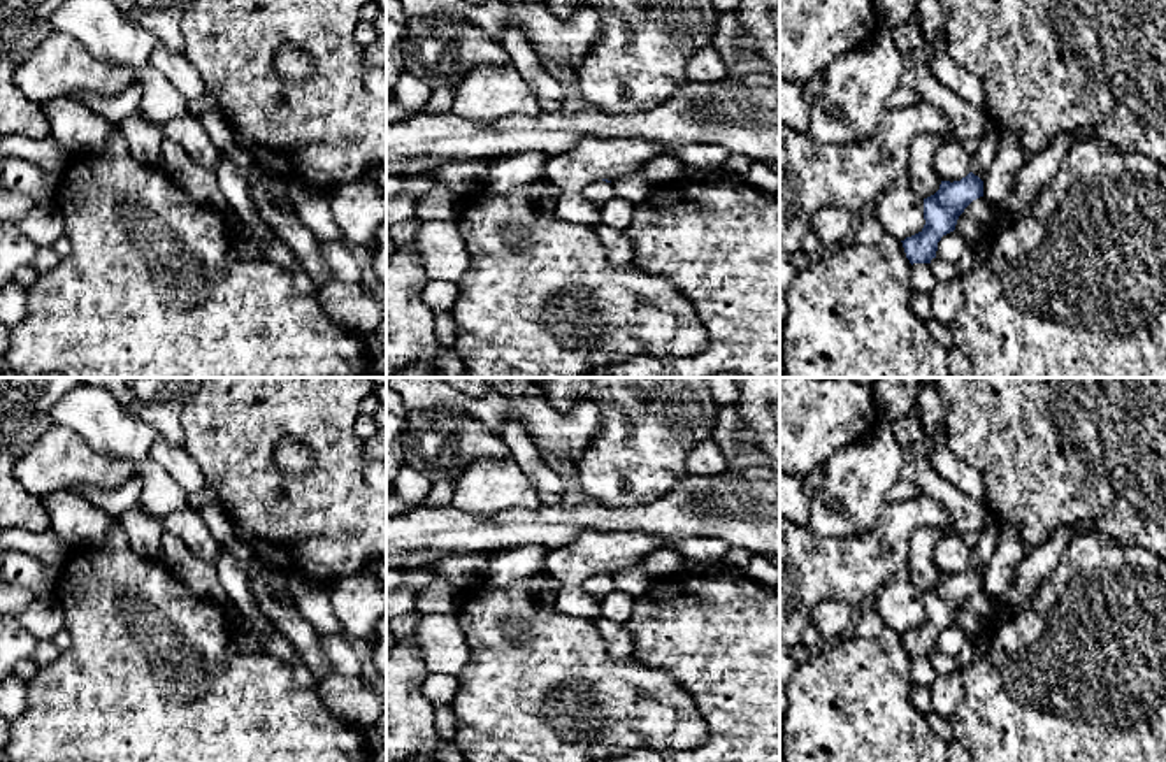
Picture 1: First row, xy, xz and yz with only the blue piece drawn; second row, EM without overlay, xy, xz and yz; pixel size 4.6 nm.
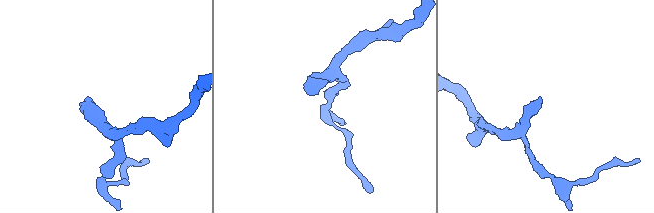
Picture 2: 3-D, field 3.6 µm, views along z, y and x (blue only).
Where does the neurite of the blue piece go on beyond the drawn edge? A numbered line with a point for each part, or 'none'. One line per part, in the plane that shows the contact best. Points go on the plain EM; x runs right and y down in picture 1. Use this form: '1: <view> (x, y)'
1: xz (601, 585)

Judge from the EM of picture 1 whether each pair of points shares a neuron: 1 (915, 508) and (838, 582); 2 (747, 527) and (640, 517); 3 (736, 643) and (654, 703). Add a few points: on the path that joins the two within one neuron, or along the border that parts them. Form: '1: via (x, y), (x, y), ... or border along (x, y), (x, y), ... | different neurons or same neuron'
1: via (894, 527), (884, 531), (859, 560) | same neuron
2: via (720, 522), (666, 518) | same neuron
3: border along (641, 664), (666, 671), (689, 694), (701, 718) | different neurons

